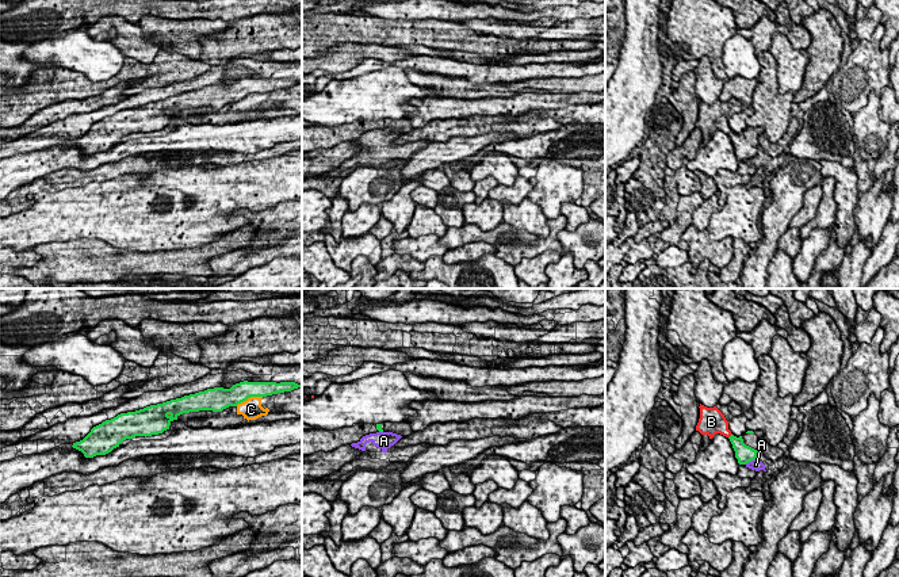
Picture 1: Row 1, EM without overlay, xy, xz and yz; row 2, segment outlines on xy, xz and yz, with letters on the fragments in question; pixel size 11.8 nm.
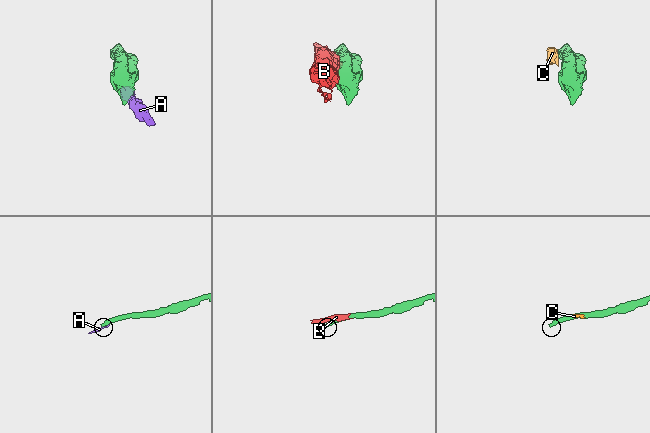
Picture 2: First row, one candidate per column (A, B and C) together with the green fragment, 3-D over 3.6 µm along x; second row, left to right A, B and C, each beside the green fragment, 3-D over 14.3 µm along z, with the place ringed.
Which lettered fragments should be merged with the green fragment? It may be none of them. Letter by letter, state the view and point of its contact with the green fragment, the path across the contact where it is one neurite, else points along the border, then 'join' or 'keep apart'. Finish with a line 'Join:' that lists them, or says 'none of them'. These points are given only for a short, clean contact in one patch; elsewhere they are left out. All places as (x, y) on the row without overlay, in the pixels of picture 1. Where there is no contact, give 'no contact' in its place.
A: contact yz (749, 157); keep apart
B: contact yz (730, 133); keep apart
C: contact xy (248, 94); keep apart
Join: none of them

